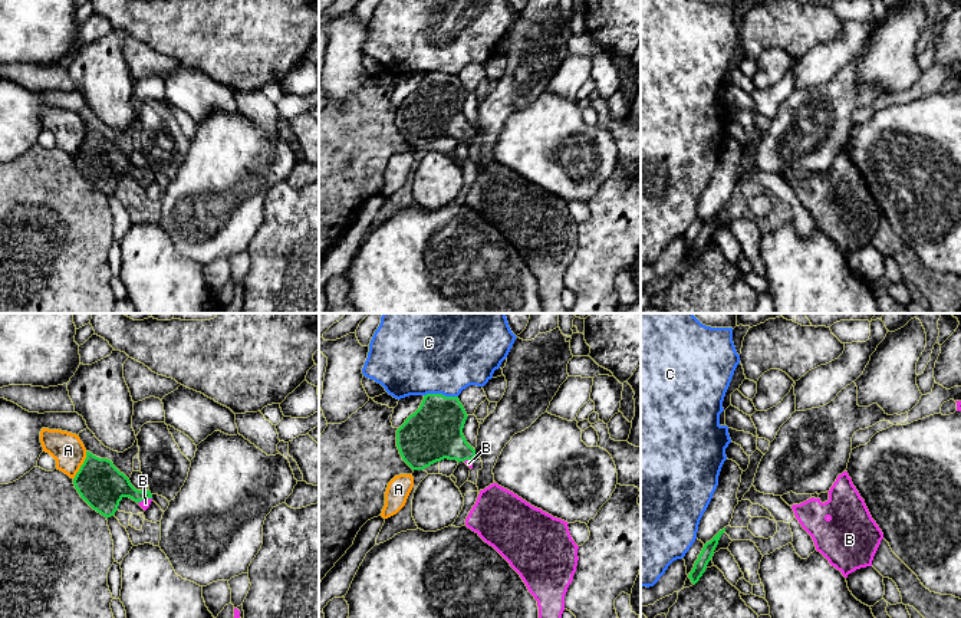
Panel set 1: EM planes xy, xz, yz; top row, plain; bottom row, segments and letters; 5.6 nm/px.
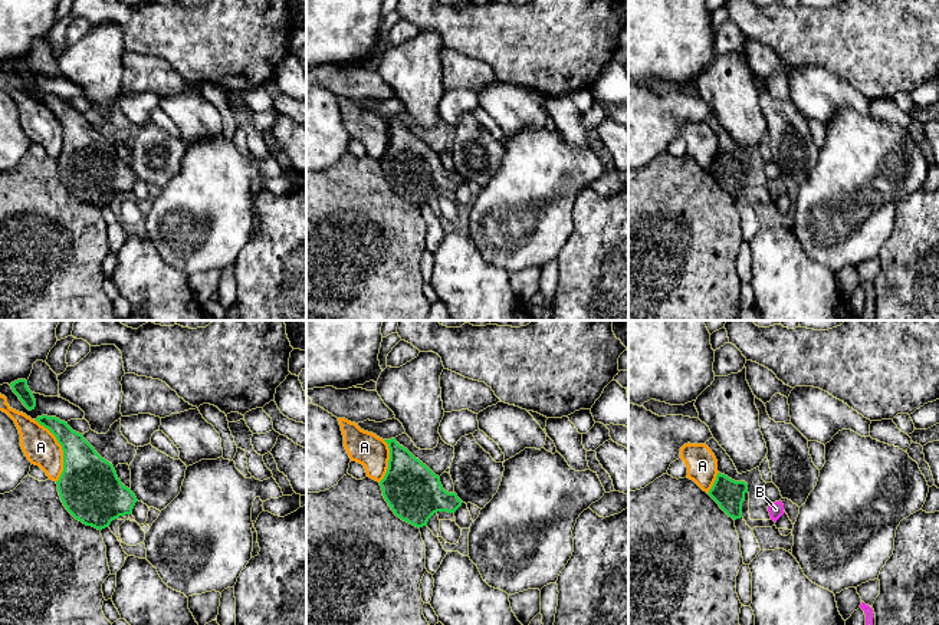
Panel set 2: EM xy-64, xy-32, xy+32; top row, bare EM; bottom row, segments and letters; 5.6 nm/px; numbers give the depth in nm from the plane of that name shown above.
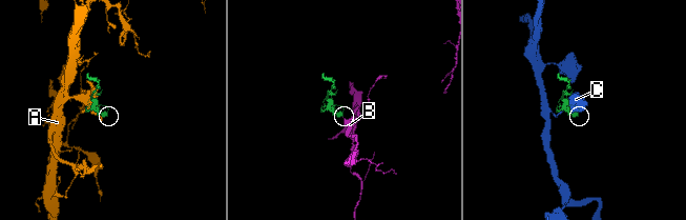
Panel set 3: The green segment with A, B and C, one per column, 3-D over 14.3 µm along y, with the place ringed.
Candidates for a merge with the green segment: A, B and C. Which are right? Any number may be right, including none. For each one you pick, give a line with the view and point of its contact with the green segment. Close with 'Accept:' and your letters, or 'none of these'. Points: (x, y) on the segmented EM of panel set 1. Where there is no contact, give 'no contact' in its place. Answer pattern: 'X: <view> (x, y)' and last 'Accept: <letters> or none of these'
B: xy (144, 497)
Accept: B

